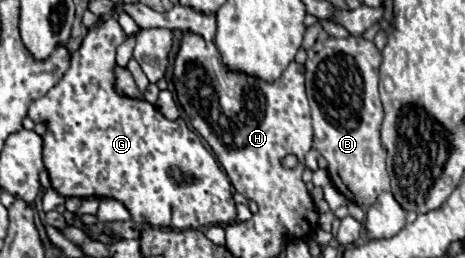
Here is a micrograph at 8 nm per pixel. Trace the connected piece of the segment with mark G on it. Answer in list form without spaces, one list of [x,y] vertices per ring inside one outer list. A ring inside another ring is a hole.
[[[106,18],[106,20],[100,20],[96,22],[86,38],[82,40],[80,48],[76,52],[72,52],[70,56],[70,68],[66,70],[66,74],[62,76],[62,80],[50,88],[50,92],[38,100],[32,102],[30,110],[28,110],[28,116],[32,120],[46,120],[48,124],[48,132],[44,136],[44,166],[50,174],[50,182],[52,182],[52,188],[62,194],[64,198],[70,198],[70,196],[76,196],[76,198],[114,198],[118,200],[120,204],[124,204],[132,216],[132,220],[136,224],[140,224],[140,218],[144,222],[148,222],[150,226],[156,226],[156,228],[178,228],[178,230],[184,230],[184,228],[202,228],[202,226],[212,226],[212,224],[230,224],[236,220],[236,206],[234,206],[234,200],[232,200],[232,184],[228,180],[228,176],[220,170],[220,164],[218,160],[214,158],[212,152],[208,152],[202,144],[202,140],[198,138],[196,132],[192,132],[186,122],[182,118],[176,118],[176,120],[166,120],[162,116],[162,112],[152,106],[150,102],[146,100],[134,100],[134,98],[128,98],[124,94],[118,94],[114,92],[116,88],[116,74],[114,74],[114,68],[116,68],[116,48],[126,40],[126,34],[122,30],[122,26],[118,24],[116,18]]]

